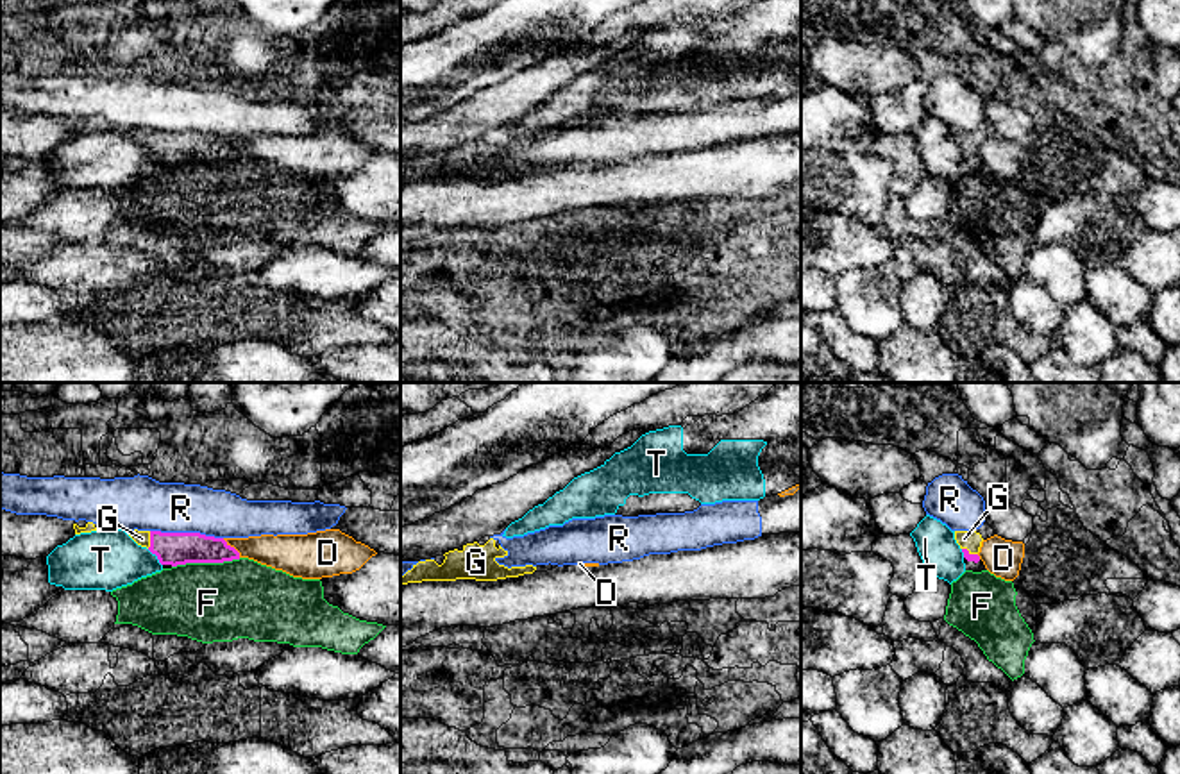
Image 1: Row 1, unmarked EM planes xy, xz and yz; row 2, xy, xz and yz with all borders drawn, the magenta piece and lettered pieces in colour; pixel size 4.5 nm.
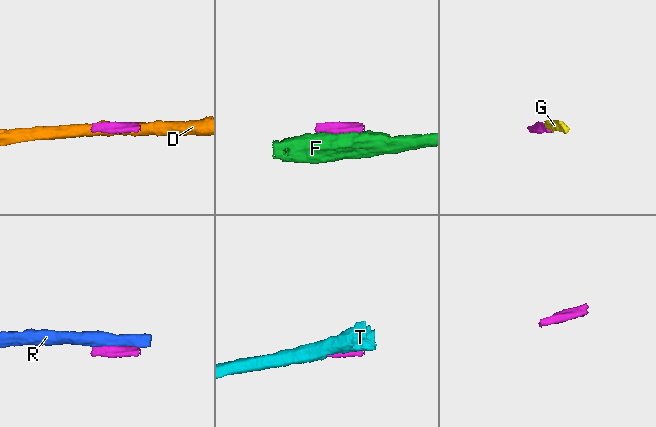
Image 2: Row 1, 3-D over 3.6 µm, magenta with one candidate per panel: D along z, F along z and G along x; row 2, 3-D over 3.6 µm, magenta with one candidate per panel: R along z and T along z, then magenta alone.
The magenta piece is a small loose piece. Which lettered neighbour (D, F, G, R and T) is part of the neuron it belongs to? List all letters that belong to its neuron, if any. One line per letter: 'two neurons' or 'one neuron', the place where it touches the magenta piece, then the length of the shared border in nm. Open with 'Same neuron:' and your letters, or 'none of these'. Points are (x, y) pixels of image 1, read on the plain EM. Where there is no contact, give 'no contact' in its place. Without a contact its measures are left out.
Same neuron: G
D: two neurons; meets magenta in xy at (233, 147); contact 120 nm long
F: two neurons; meets magenta in xy at (206, 161); contact 320 nm long
G: one neuron; meets magenta in xy at (151, 140); contact 80 nm long
R: two neurons; meets magenta in xy at (186, 133); contact 340 nm long
T: two neurons; meets magenta in xy at (156, 154); contact 100 nm long

